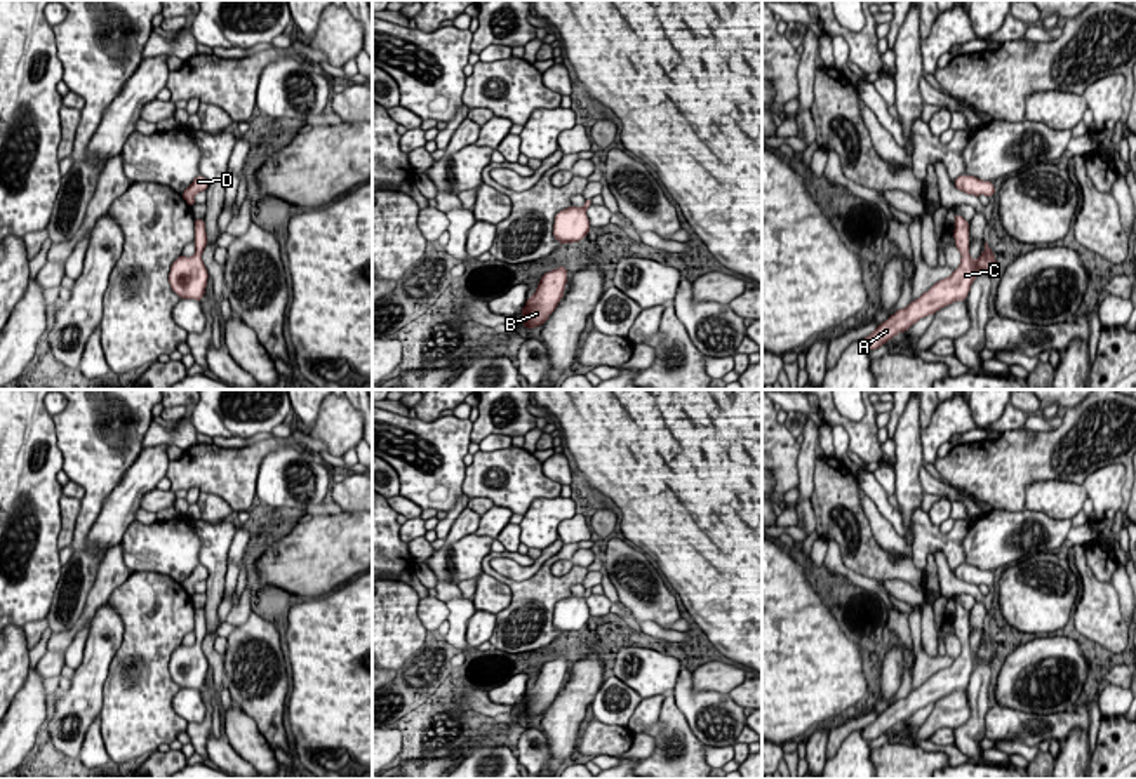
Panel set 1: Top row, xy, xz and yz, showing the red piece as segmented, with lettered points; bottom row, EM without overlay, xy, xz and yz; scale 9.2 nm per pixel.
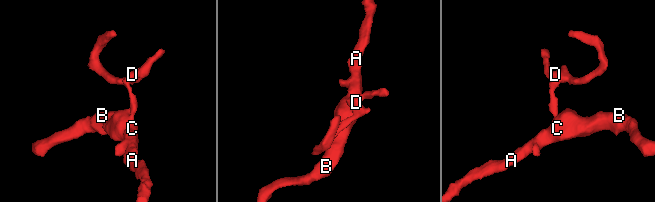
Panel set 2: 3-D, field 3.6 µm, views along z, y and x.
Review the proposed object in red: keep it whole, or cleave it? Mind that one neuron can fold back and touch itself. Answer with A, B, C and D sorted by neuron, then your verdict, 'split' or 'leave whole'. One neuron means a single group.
A B C / D | split

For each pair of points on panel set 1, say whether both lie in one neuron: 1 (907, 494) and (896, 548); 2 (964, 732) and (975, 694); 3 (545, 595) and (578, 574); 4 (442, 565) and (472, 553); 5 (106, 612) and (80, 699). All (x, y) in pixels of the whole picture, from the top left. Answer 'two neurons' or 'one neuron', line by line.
1: two neurons
2: one neuron
3: one neuron
4: one neuron
5: one neuron

